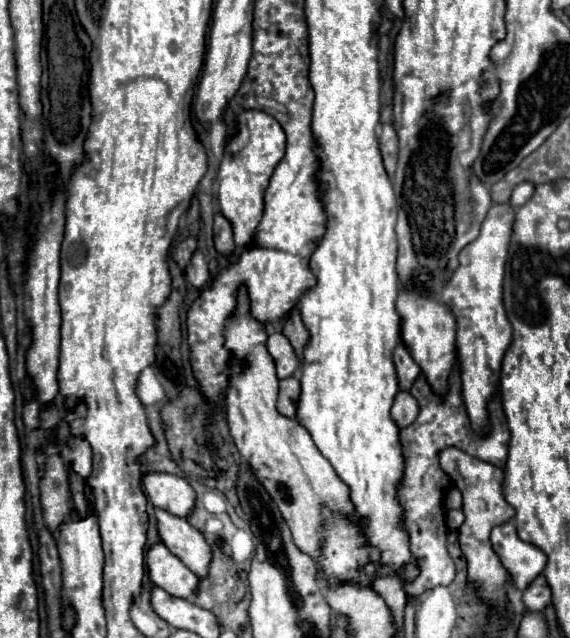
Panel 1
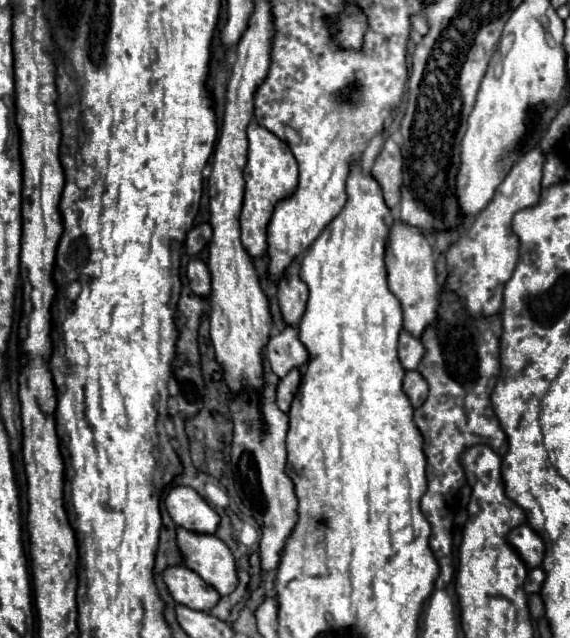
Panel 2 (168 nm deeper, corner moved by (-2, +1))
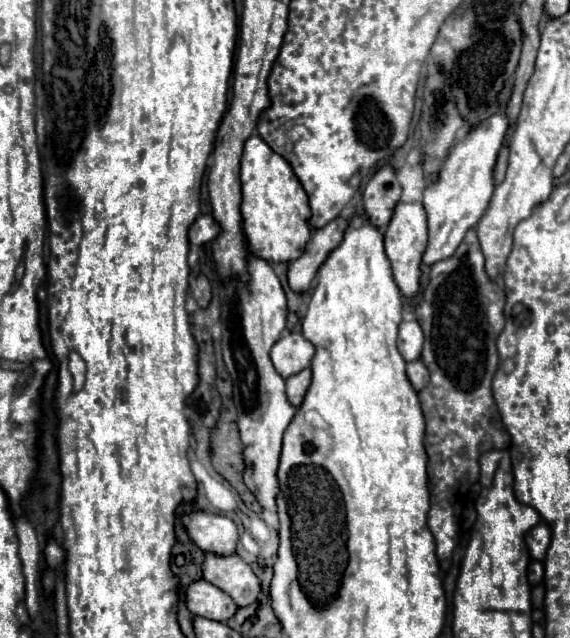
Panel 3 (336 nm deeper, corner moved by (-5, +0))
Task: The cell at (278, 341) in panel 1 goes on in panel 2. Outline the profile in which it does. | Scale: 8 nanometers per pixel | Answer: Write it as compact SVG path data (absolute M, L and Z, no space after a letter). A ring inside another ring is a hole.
M286 327L282 333L270 337L266 345L266 359L270 369L280 379L294 367L302 367L308 361L308 351L298 339L298 331L294 327Z

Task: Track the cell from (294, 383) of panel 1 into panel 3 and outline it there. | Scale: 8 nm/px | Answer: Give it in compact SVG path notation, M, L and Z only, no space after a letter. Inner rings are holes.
M305 368L305 370L301 370L299 374L287 378L285 384L287 384L289 402L291 402L295 408L299 408L301 402L303 402L303 398L305 398L305 394L307 394L307 390L309 390L309 384L311 384L311 368Z

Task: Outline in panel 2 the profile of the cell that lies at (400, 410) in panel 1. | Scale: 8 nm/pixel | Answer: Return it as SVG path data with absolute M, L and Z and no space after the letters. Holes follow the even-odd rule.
M406 371L404 377L404 393L408 395L410 403L414 409L418 409L428 395L428 383L422 379L422 375L418 371Z

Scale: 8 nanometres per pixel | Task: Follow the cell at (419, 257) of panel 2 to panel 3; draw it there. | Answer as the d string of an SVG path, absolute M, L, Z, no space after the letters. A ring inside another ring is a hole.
M397 202L391 222L383 234L385 240L385 254L391 262L393 278L405 298L415 298L419 290L419 276L421 276L421 256L427 248L427 216L421 202Z

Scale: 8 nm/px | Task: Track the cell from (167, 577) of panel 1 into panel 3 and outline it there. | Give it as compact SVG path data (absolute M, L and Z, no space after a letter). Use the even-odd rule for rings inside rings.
M197 580L187 588L187 608L193 616L203 616L217 622L227 622L239 610L229 594L207 580Z

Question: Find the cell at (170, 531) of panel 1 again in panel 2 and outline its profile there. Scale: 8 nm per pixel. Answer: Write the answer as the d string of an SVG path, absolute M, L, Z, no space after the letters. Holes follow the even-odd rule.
M176 527L176 543L188 569L198 573L220 595L230 595L234 591L238 585L234 557L216 535L202 535Z

